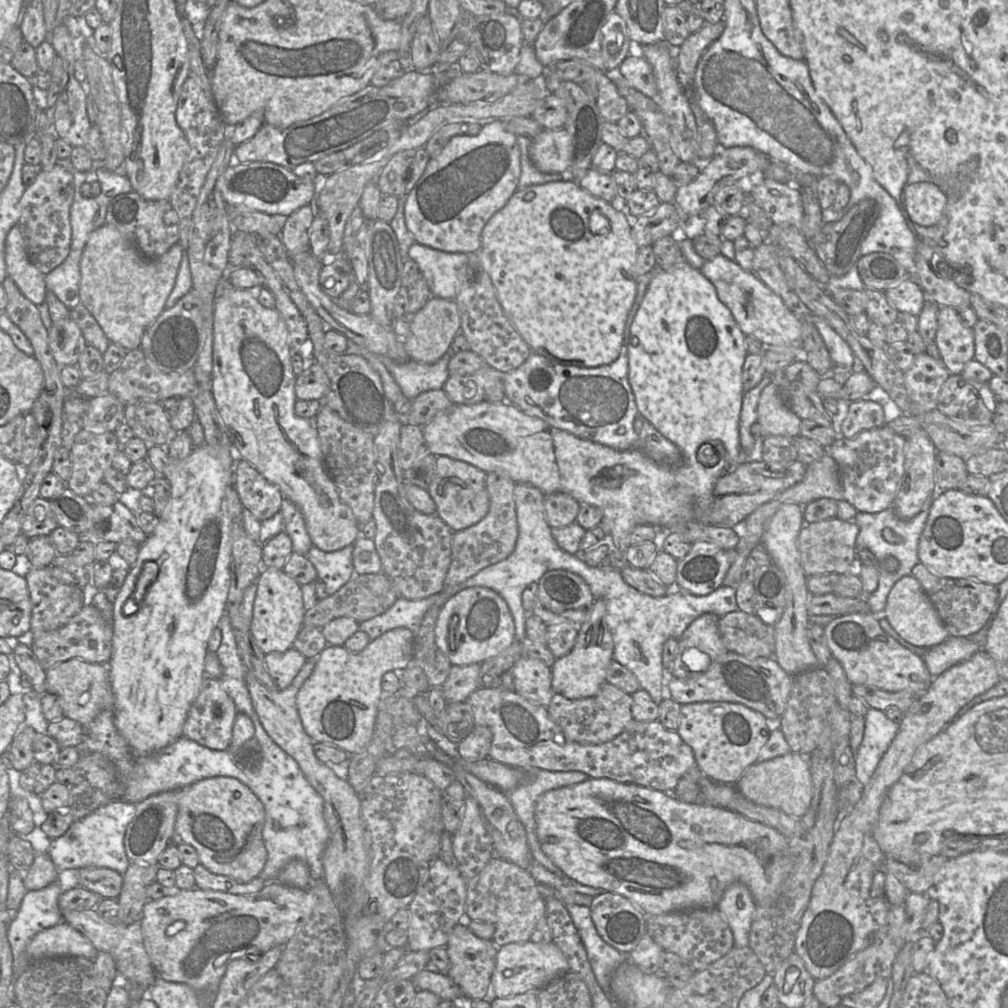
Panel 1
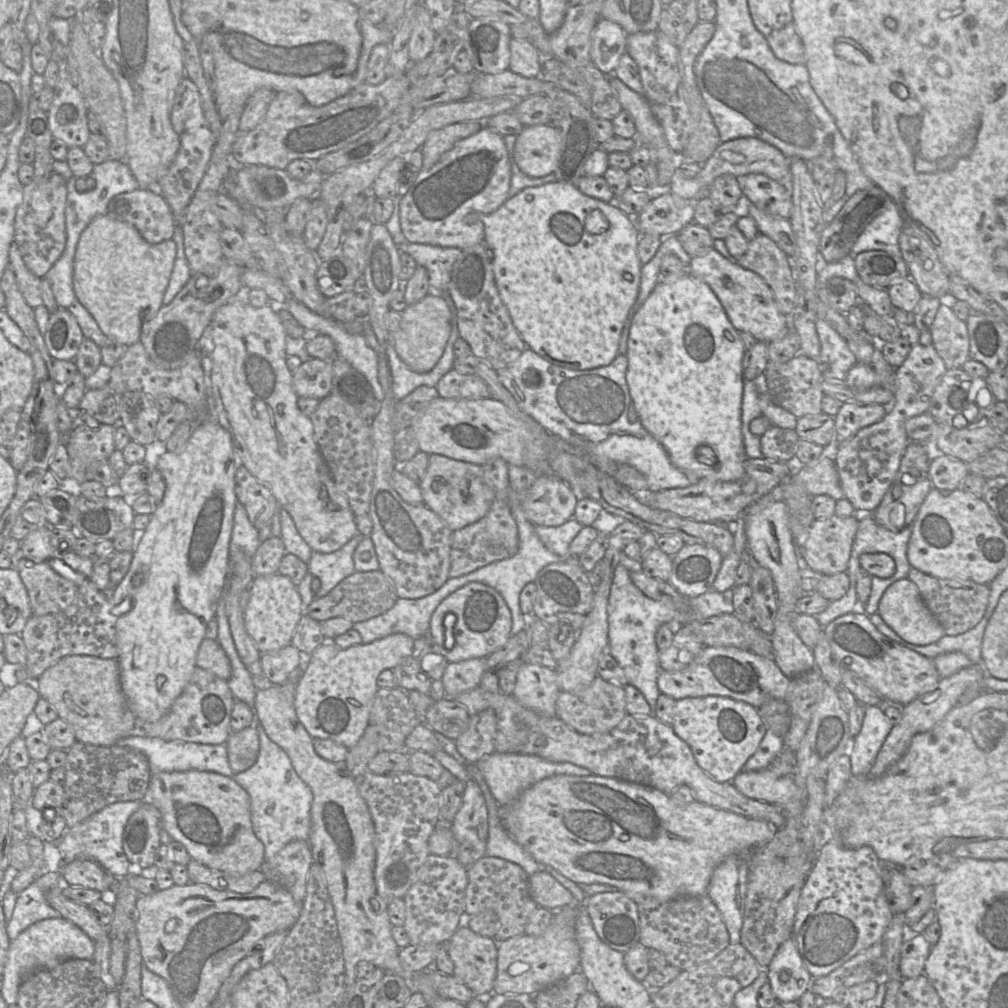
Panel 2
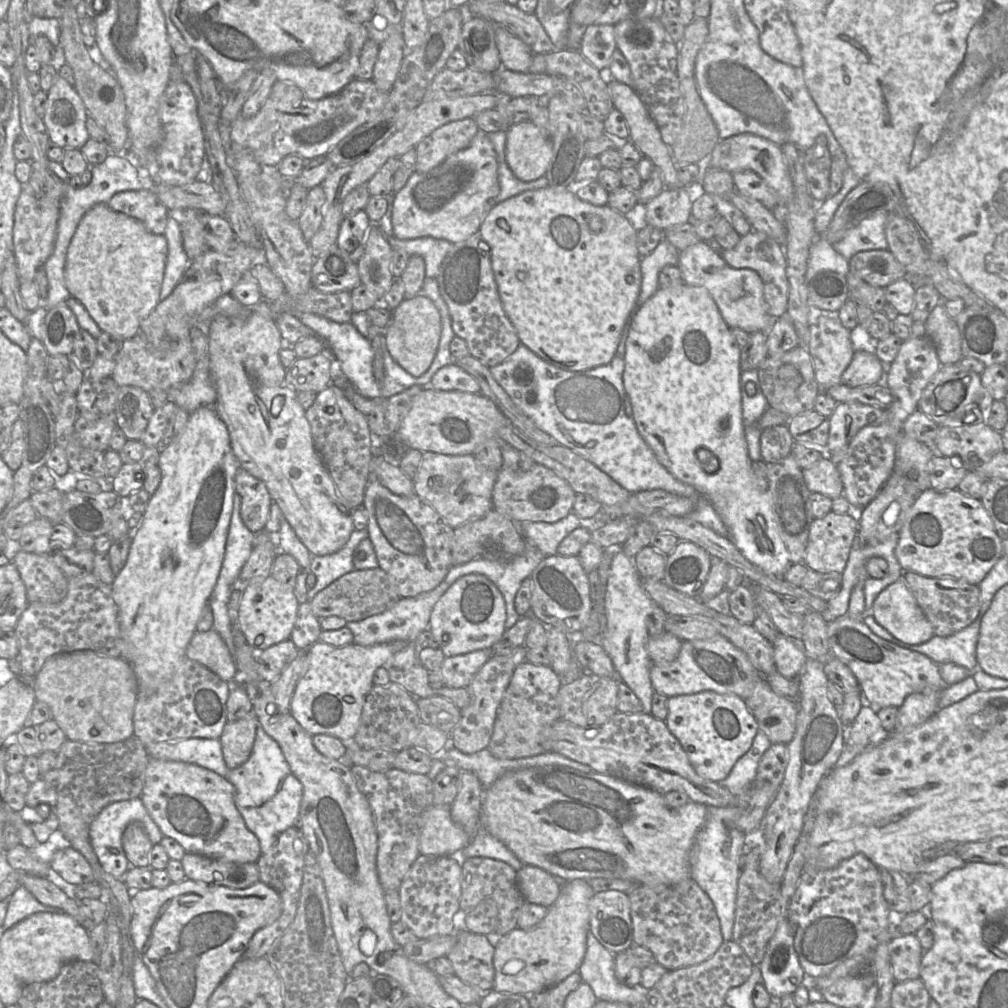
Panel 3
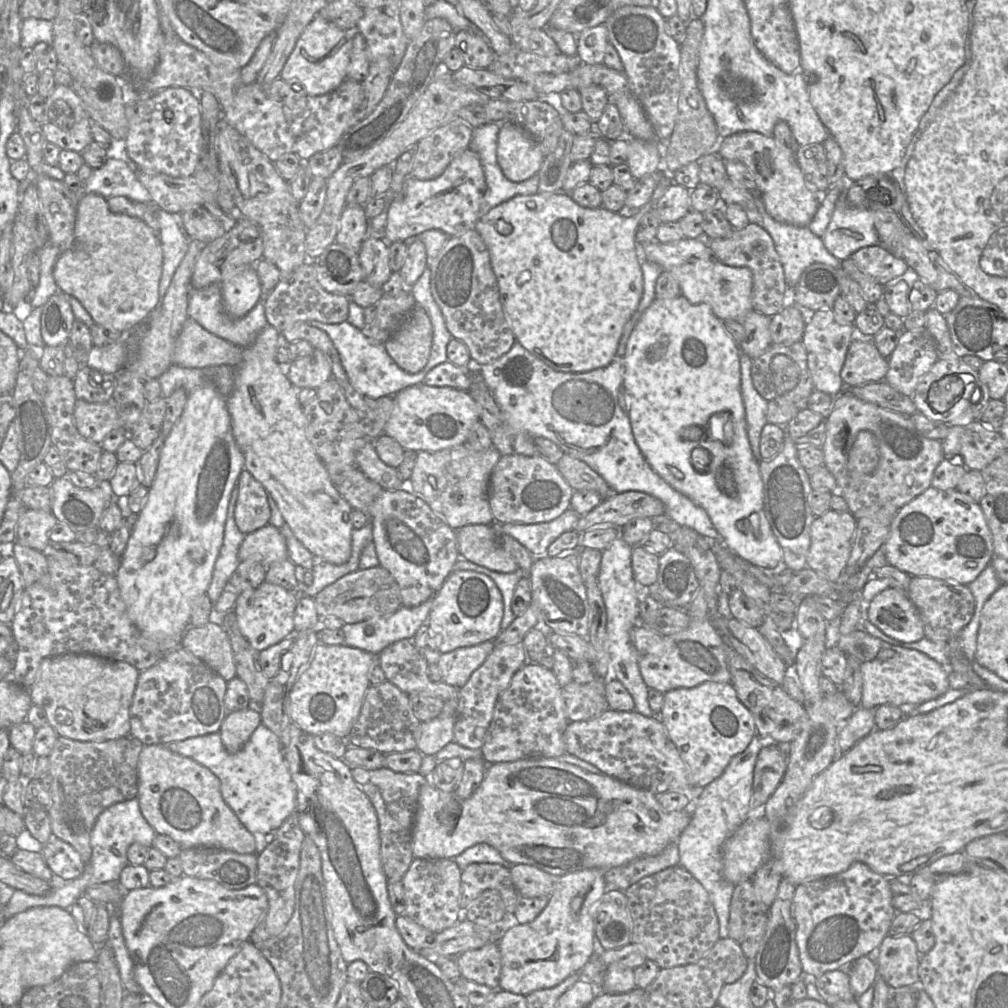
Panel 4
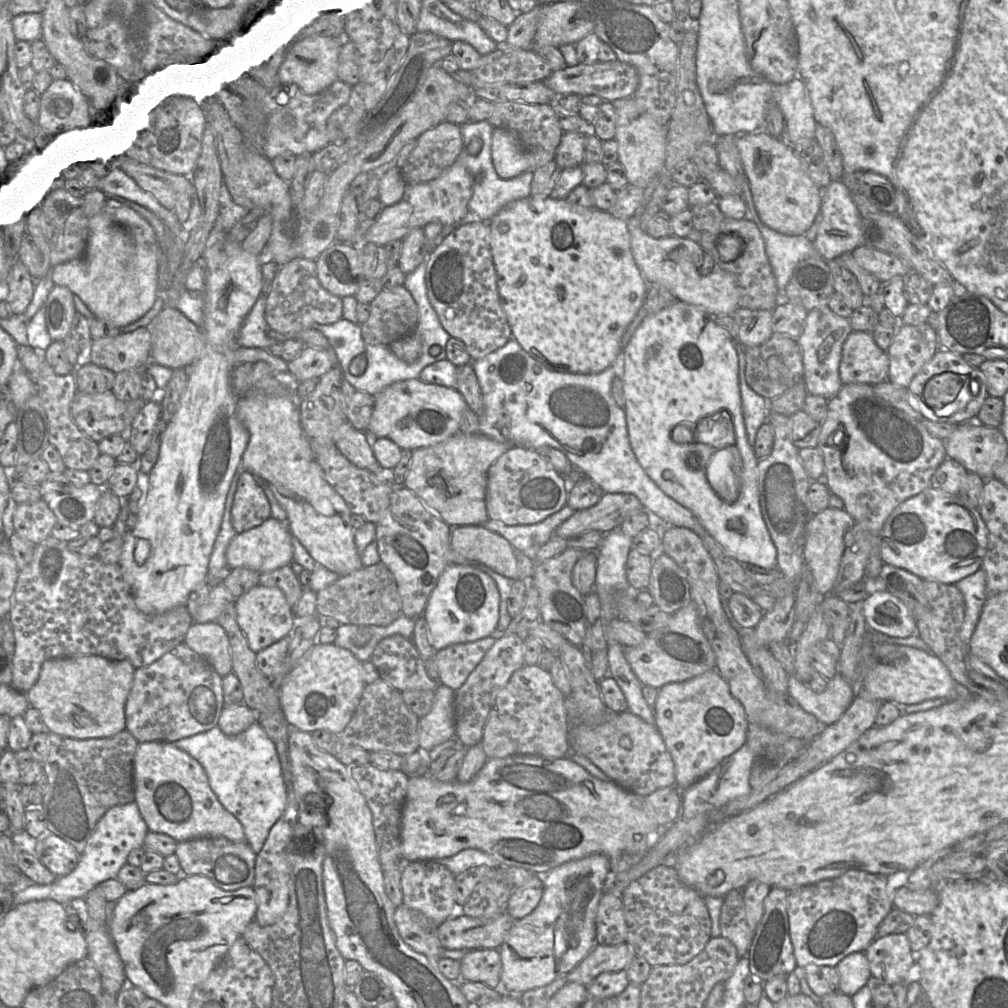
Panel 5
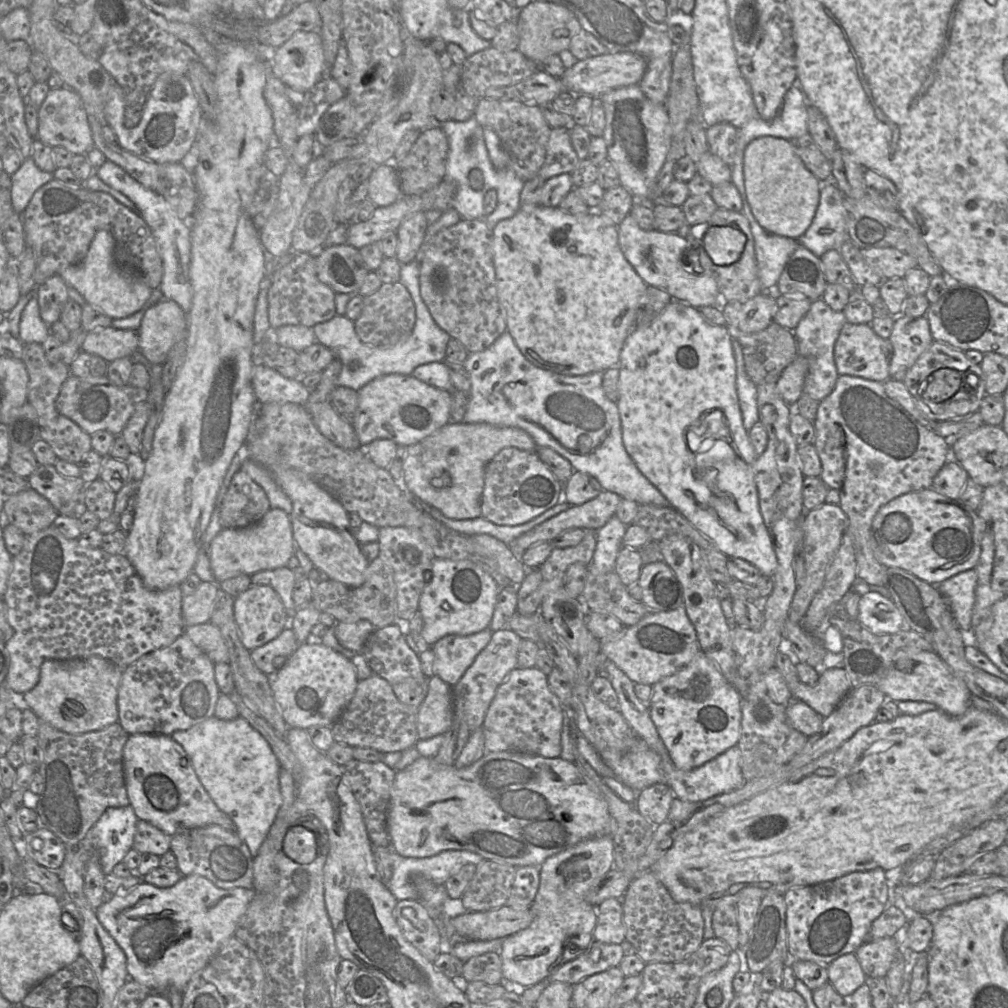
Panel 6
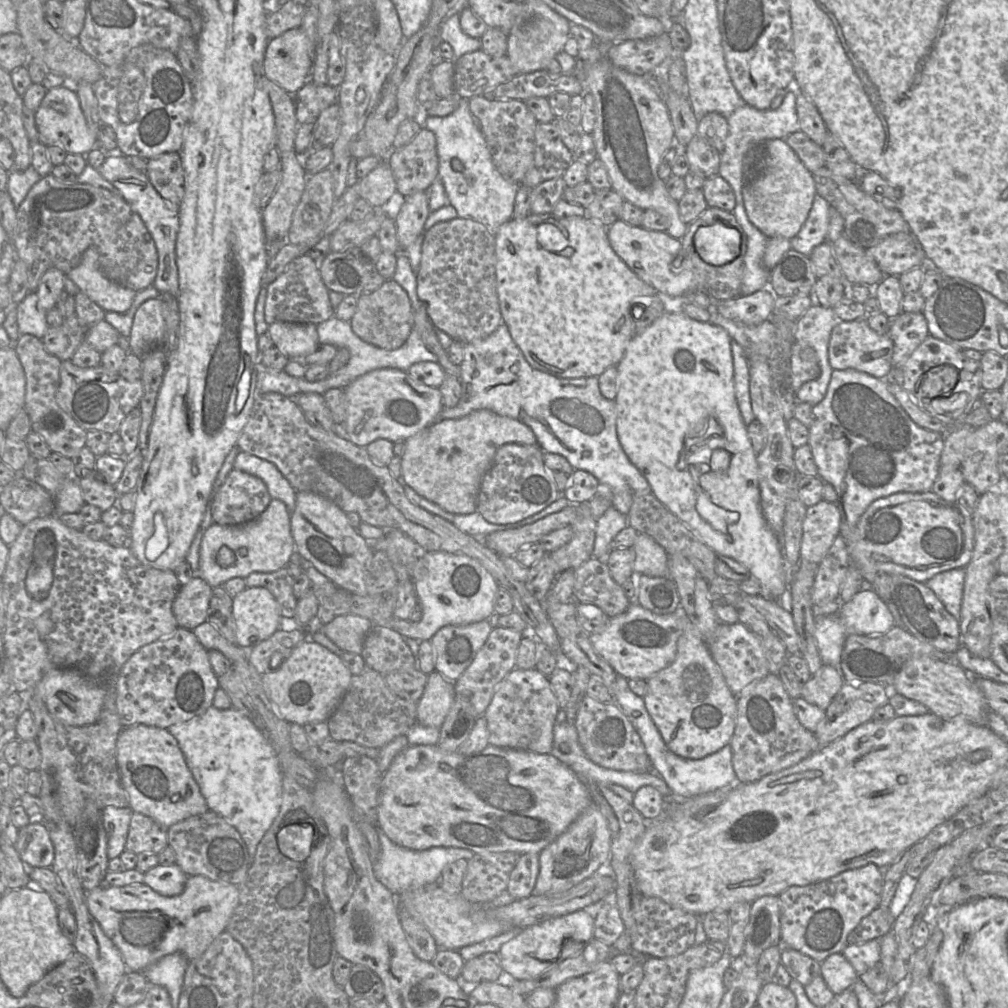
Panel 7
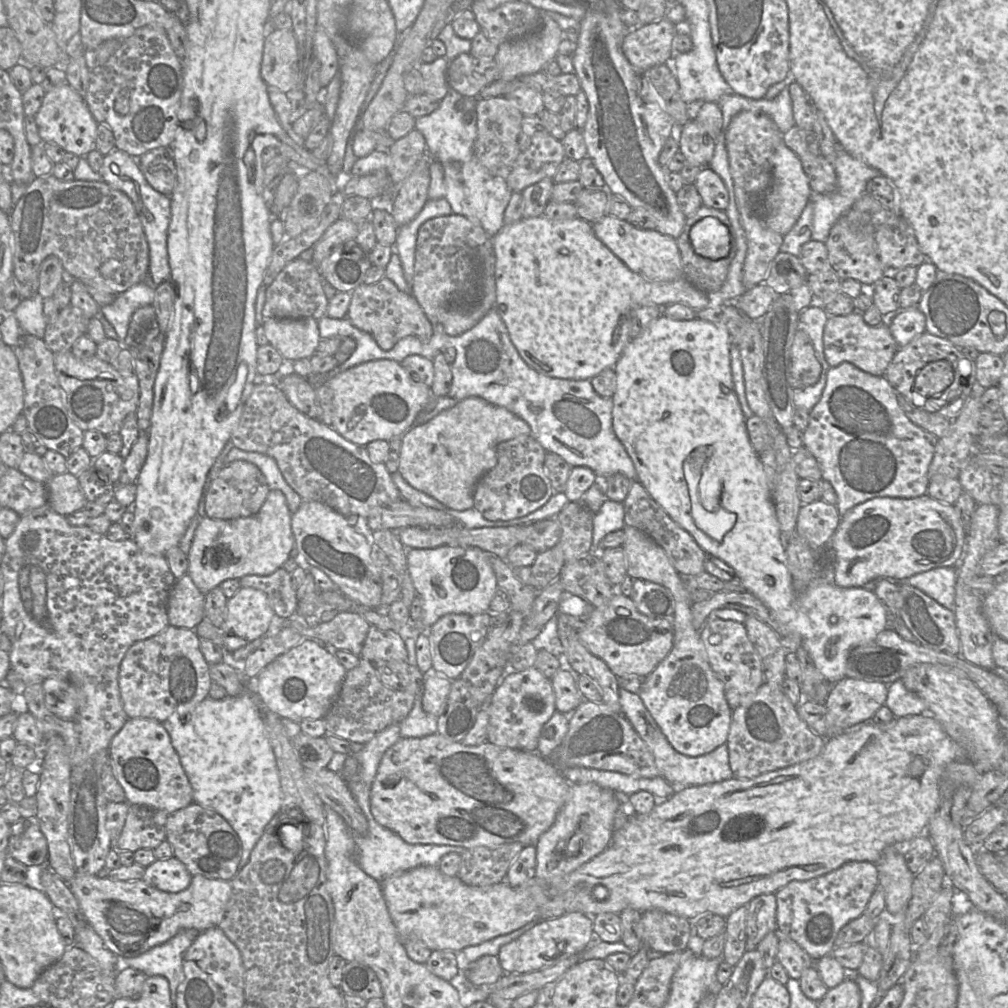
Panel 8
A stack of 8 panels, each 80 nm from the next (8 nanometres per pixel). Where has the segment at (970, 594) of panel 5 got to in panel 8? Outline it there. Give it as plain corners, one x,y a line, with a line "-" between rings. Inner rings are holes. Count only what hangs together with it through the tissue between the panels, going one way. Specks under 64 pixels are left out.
954,567
934,568
903,580
893,581
898,584
909,584
924,592
943,607
954,611
957,582
957,569

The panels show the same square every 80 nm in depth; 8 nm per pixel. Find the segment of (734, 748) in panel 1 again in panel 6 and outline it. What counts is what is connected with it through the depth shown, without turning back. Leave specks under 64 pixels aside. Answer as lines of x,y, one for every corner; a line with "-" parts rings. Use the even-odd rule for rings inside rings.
703,651
675,674
652,685
650,717
675,767
691,771
736,746
741,735
741,697

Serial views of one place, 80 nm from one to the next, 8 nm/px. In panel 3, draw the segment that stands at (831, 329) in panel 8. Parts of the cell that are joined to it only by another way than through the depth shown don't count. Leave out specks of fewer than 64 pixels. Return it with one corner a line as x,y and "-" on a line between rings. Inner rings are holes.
857,350
842,374
842,383
851,387
877,384
884,379
886,367
876,354

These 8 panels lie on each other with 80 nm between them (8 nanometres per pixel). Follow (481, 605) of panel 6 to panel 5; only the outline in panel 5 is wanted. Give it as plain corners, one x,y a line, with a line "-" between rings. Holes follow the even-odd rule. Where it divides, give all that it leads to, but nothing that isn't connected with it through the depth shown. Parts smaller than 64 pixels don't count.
448,565
423,612
435,651
451,644
473,642
493,635
499,620
499,604
500,593
488,574
469,565

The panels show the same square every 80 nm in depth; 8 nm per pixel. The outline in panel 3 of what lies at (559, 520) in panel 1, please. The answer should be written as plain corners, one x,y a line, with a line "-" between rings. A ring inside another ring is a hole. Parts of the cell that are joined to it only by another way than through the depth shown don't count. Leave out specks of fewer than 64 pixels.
536,463
529,471
501,468
492,493
493,508
516,523
555,523
573,511
576,492
558,474

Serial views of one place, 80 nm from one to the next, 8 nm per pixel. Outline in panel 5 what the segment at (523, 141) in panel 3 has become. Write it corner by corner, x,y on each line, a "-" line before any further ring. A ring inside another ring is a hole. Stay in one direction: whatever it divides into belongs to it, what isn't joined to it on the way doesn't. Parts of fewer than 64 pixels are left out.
494,127
491,149
494,168
502,179
536,170
534,156
522,146
516,134
506,128

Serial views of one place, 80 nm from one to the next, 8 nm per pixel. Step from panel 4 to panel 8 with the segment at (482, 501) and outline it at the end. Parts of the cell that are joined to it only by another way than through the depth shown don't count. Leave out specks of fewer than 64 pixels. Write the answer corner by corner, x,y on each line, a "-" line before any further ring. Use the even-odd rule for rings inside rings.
468,397
401,436
398,472
413,488
448,508
467,510
474,508
477,482
497,464
497,446
529,435
530,426
522,418
480,397

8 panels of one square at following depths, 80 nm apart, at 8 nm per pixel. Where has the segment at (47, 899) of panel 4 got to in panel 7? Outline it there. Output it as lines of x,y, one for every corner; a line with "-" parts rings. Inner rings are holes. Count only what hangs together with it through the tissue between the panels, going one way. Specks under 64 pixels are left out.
107,806
103,809
102,819
107,834
108,859
119,857
125,851
132,814
133,810
130,806
126,808

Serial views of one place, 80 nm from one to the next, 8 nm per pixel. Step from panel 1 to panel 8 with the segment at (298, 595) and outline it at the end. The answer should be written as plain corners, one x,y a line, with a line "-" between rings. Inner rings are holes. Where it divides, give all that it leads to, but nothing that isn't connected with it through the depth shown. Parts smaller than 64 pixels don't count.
241,587
234,596
228,598
226,618
221,626
224,647
233,652
251,641
268,635
270,630
283,627
287,619
277,618
267,594
253,587

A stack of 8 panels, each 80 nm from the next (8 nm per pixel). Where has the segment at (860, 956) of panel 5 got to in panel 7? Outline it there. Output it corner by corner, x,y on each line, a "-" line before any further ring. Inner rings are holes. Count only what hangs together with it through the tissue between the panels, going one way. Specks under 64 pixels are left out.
842,953
829,955
820,963
821,977
834,994
851,988
859,975

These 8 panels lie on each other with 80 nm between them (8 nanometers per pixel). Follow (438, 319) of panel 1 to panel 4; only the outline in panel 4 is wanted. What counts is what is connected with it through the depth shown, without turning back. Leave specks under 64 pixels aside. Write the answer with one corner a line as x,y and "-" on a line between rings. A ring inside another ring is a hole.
416,304
399,329
384,343
394,362
405,372
415,374
427,364
431,352
433,327
425,309

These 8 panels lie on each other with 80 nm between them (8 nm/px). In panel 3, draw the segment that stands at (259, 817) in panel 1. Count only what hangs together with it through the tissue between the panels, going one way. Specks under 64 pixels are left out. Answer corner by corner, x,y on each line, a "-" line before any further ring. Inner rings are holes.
150,757
139,798
161,832
177,840
186,852
228,862
255,863
262,854
260,842
247,827
234,797
234,785
213,770

